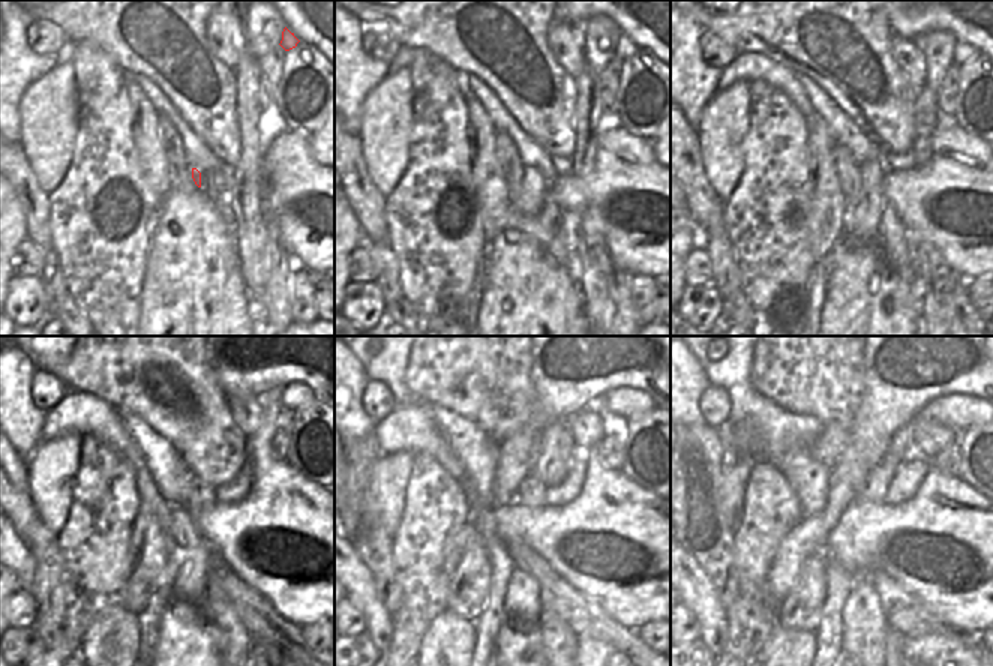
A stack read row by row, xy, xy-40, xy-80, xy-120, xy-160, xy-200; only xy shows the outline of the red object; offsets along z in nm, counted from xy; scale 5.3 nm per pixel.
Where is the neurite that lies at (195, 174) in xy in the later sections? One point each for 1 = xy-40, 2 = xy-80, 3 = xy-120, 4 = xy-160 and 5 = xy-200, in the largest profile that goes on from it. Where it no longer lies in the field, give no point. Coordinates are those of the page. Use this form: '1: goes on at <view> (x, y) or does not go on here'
1: goes on at xy-40 (537, 183)
2: goes on at xy-80 (873, 173)
3: goes on at xy-120 (201, 497)
4: goes on at xy-160 (533, 492)
5: goes on at xy-200 (875, 485)

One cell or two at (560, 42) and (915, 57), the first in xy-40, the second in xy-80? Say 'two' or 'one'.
one

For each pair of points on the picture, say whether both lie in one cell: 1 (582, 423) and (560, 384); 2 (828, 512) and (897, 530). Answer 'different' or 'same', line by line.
1: different
2: different

